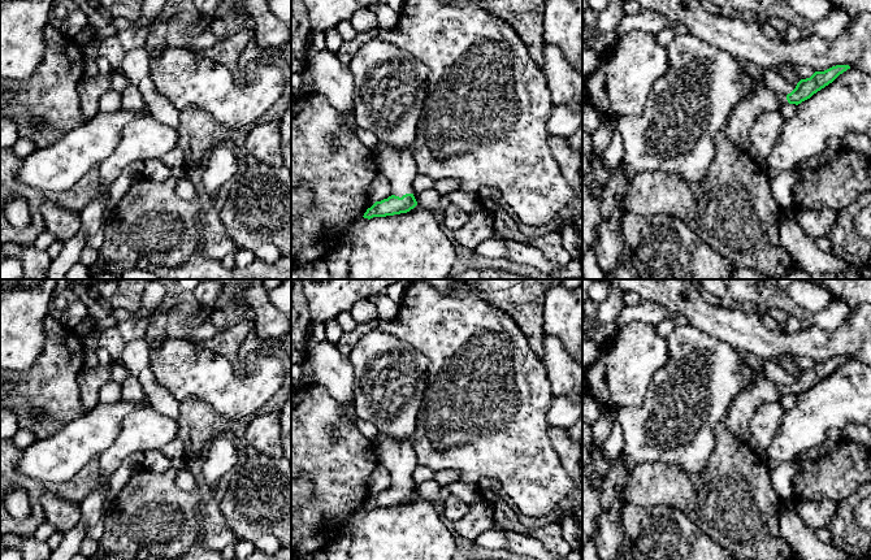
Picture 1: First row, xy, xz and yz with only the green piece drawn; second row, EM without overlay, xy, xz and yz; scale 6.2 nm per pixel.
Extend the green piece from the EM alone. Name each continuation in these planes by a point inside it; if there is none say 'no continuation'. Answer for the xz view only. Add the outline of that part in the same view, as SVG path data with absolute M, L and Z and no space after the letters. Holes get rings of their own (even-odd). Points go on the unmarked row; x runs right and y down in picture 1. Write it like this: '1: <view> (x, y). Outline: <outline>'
1: xz (398, 456). Outline: M378 434L373 446L378 464L391 476L393 486L402 489L413 485L413 472L419 464L411 438L393 439Z

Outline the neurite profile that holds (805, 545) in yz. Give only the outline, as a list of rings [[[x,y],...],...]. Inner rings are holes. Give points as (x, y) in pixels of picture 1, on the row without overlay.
[[[797,500],[783,504],[780,511],[780,534],[792,547],[797,560],[871,560],[861,557],[831,544],[822,543],[796,512]]]

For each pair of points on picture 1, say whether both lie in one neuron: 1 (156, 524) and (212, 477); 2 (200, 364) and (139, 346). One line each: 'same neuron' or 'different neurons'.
1: different neurons
2: different neurons

